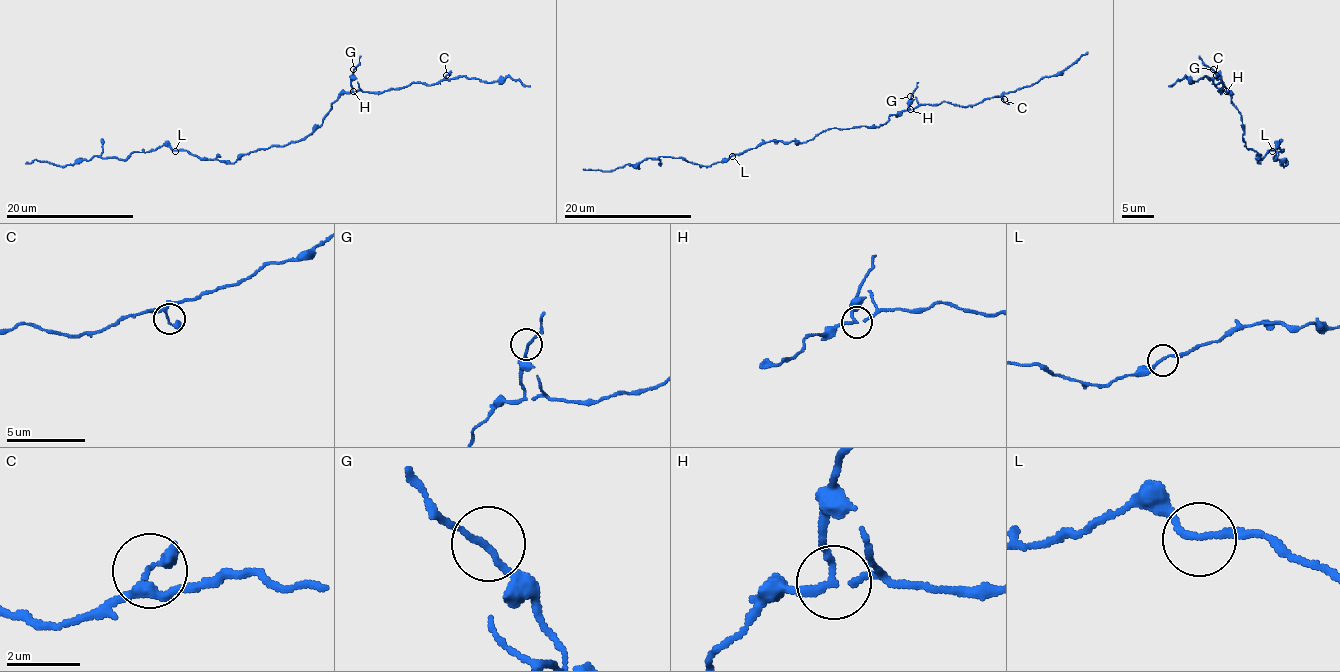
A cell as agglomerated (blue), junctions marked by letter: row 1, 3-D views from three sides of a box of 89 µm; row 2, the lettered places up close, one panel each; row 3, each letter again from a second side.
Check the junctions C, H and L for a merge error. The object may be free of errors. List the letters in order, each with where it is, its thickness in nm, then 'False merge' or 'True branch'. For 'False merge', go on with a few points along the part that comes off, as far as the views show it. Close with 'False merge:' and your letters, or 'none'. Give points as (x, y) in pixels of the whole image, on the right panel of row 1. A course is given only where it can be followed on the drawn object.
C: Place: (1216, 75). Thickness 180 nm. True branch
H: Place: (1226, 91). Thickness 160 nm. False merge. Course of the part to remove: (1226, 91), (1222, 80), (1198, 56)
L: Place: (1272, 151). Thickness 160 nm. True branch
False merge: H

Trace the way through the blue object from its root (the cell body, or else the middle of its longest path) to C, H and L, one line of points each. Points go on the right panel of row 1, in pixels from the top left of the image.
C: (1245, 144), (1242, 116), (1230, 96), (1218, 90), (1222, 85), (1213, 83), (1216, 75)
H: (1245, 144), (1242, 140), (1242, 116), (1226, 91)
L: (1245, 144), (1259, 156), (1258, 162), (1258, 159), (1272, 151)

